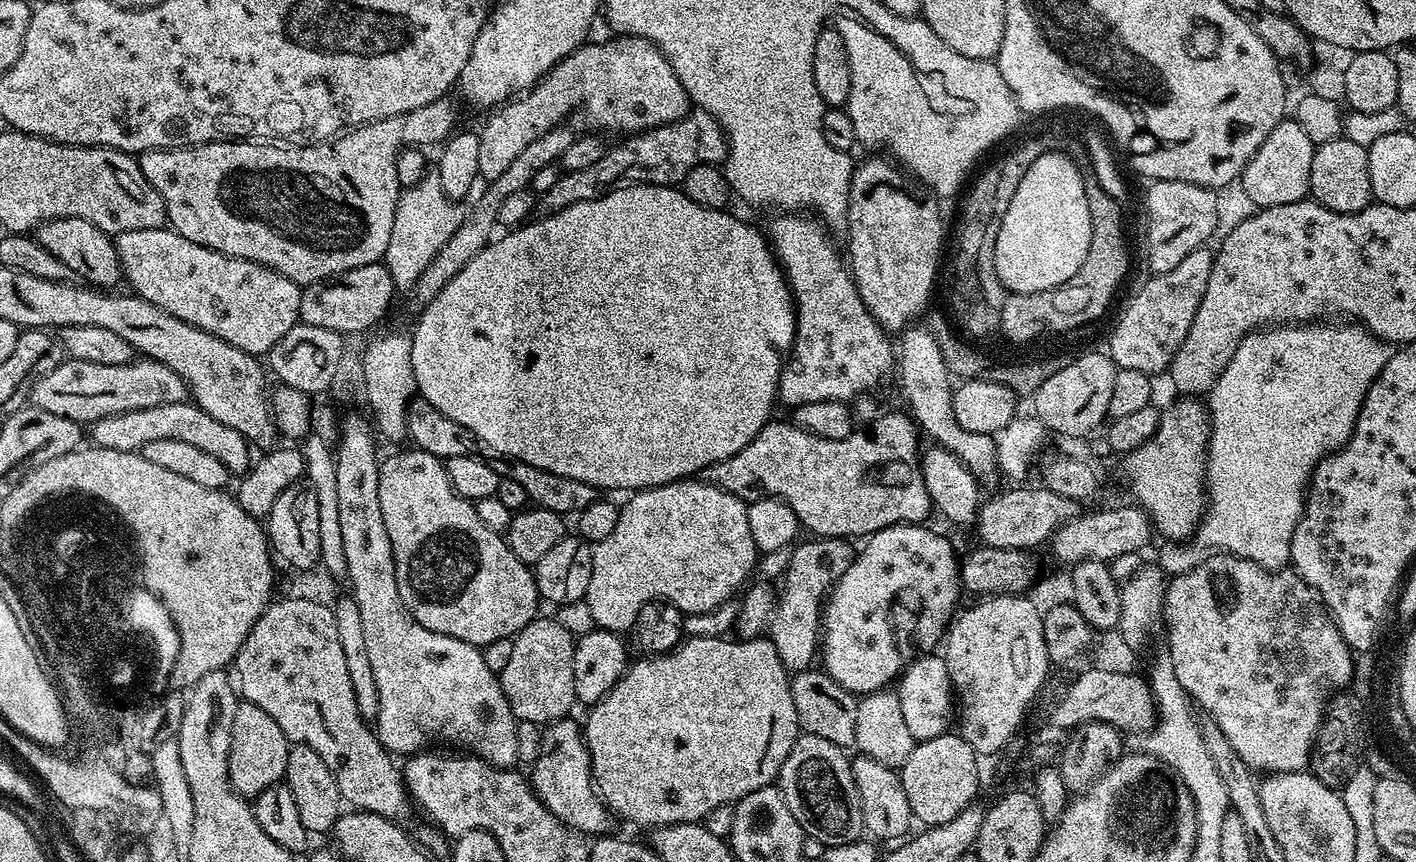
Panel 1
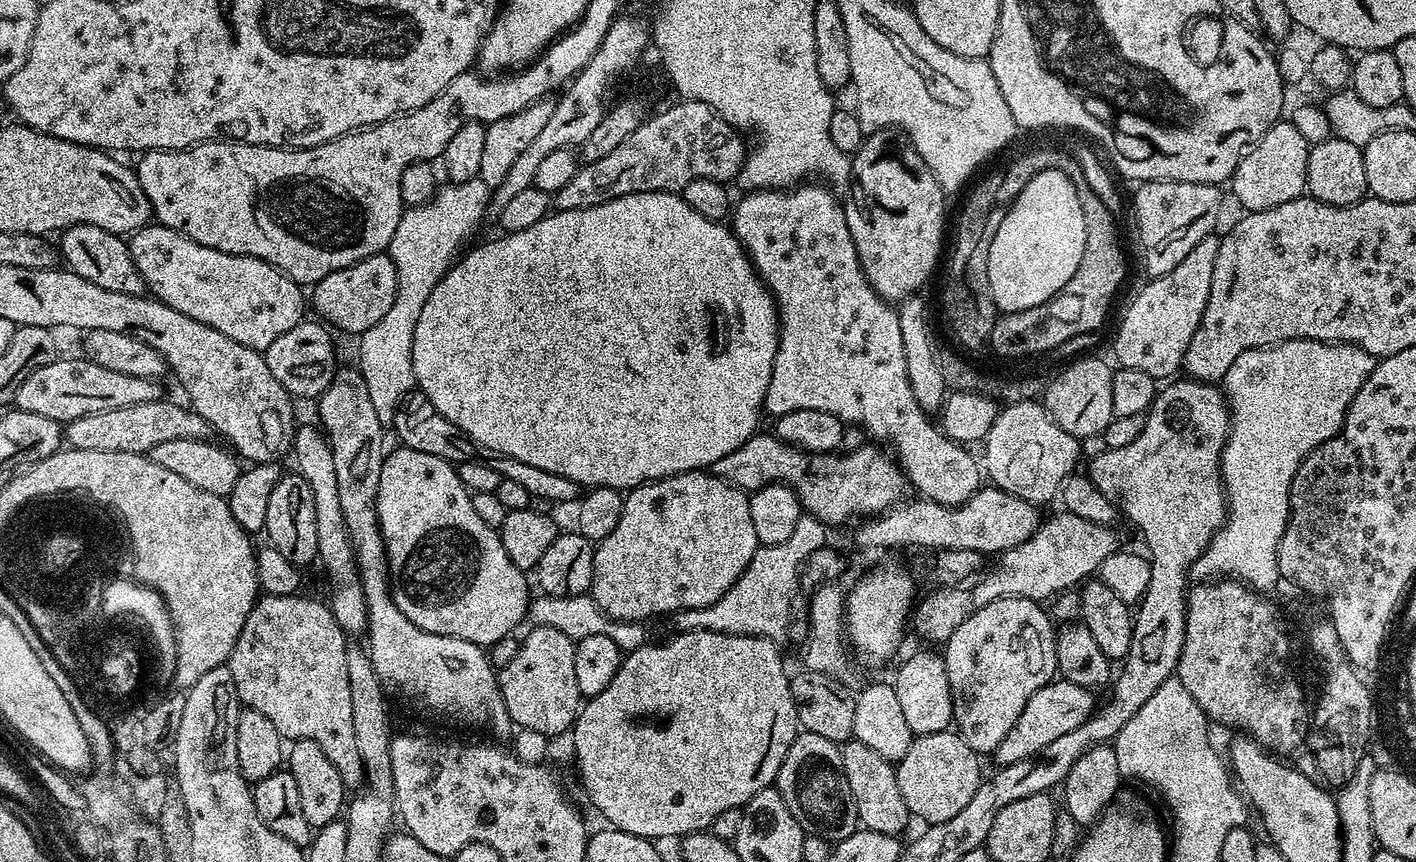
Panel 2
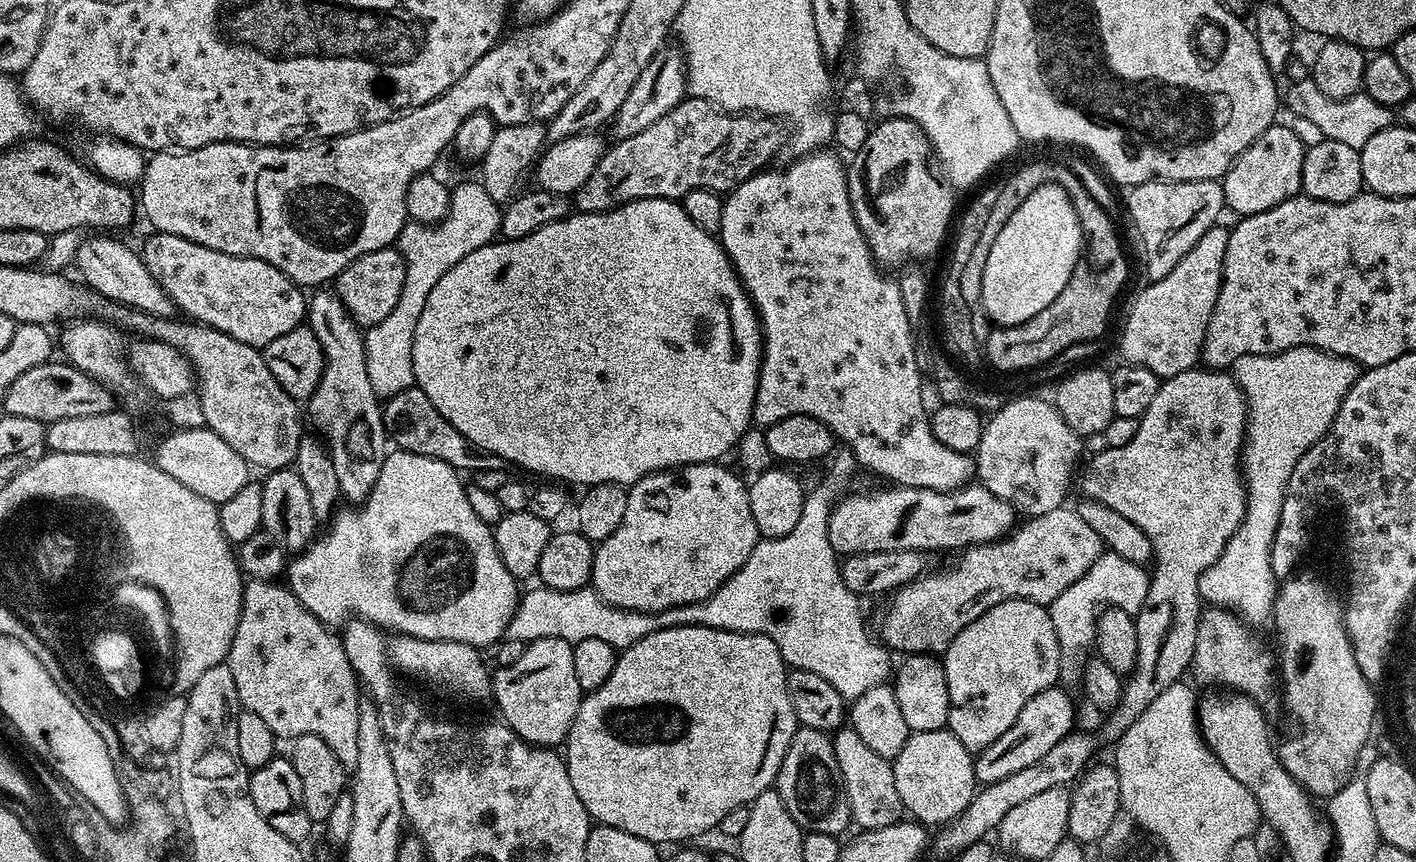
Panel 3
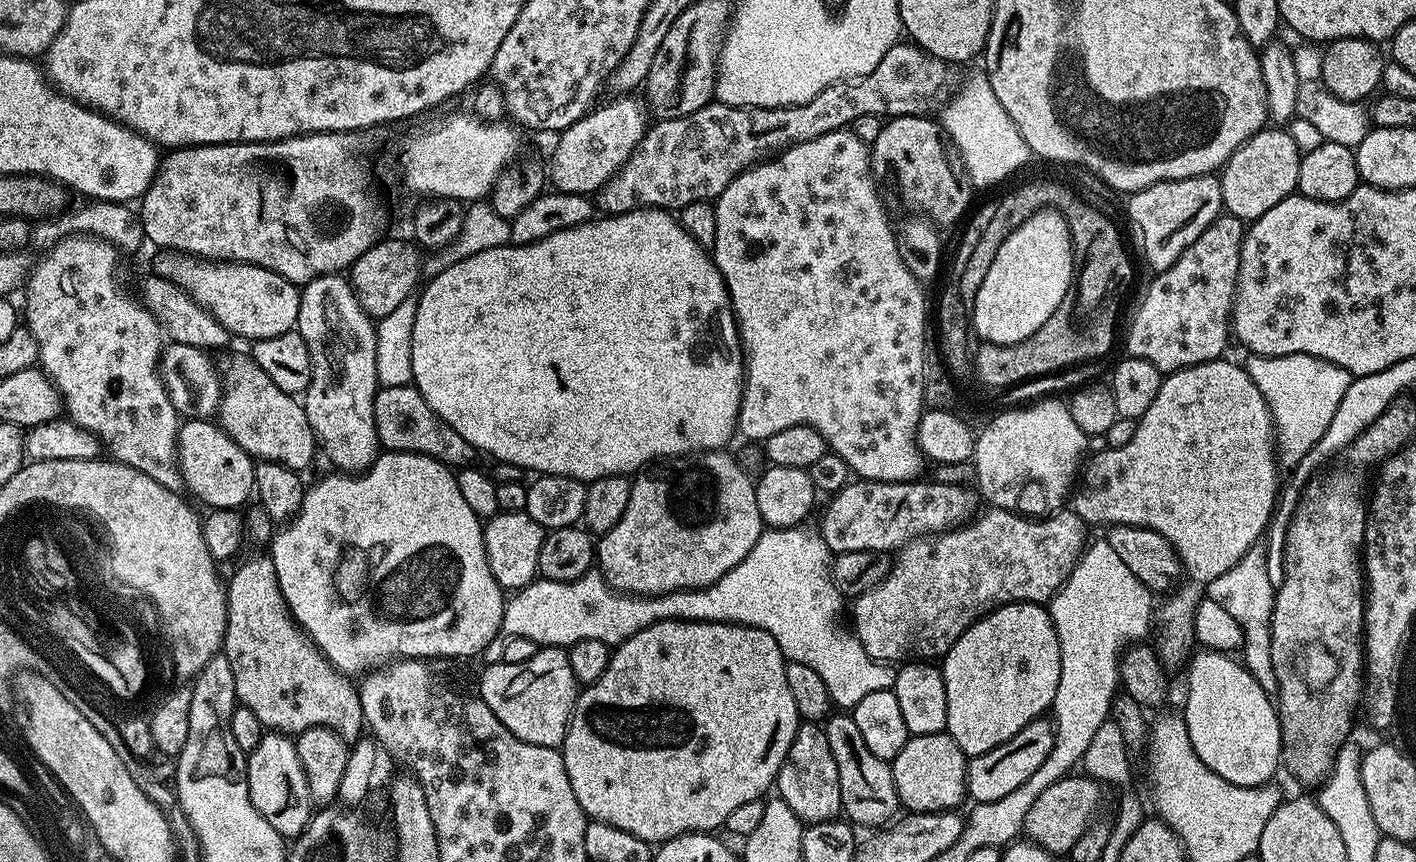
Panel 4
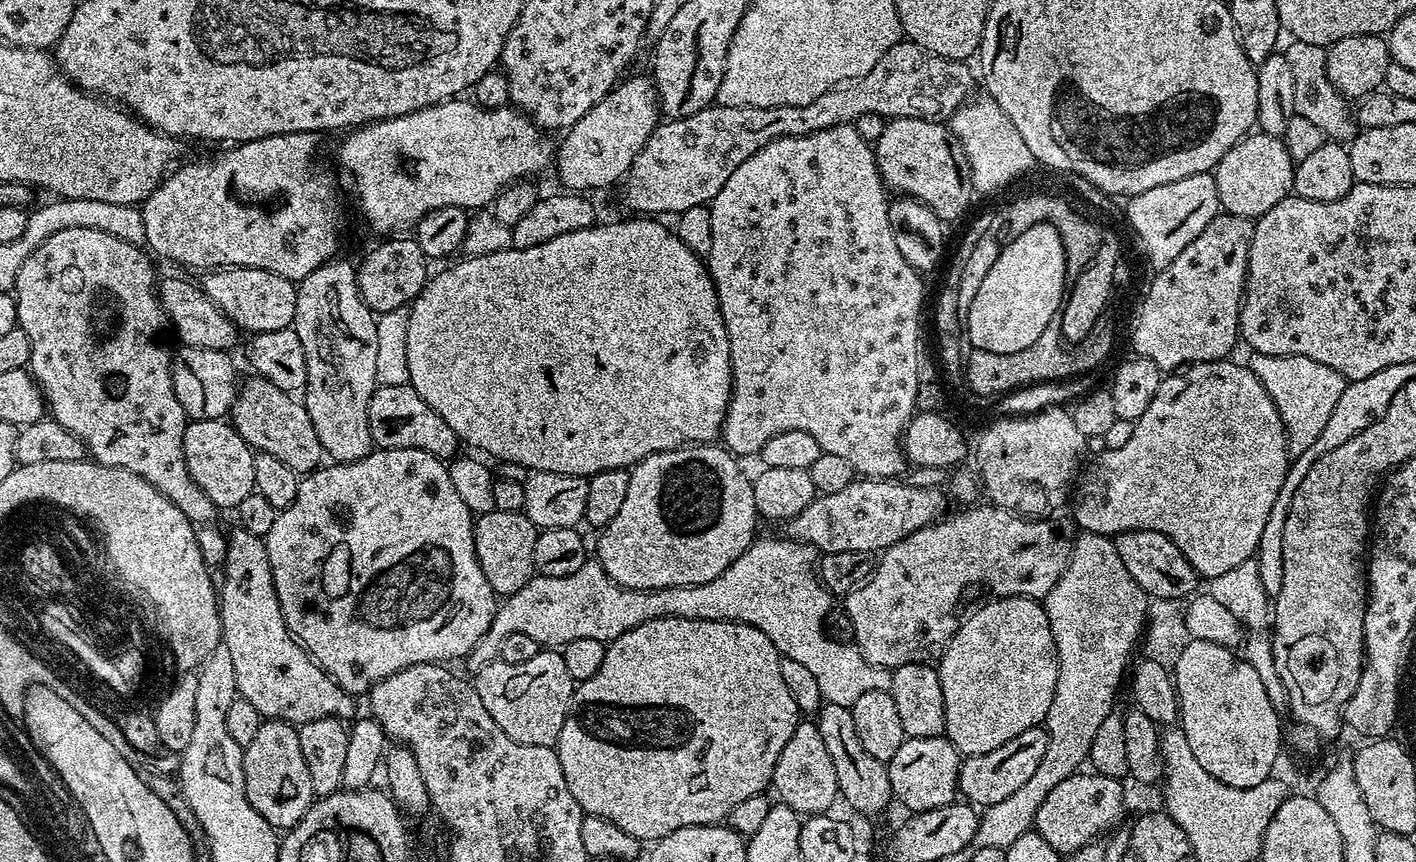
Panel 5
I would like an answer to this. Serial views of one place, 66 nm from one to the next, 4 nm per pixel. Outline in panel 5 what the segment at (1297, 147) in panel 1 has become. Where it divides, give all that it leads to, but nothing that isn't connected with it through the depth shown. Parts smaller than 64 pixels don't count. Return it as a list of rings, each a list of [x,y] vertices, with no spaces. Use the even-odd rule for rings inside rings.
[[[1253,131],[1226,150],[1226,154],[1222,154],[1216,163],[1214,175],[1221,209],[1235,216],[1259,218],[1290,195],[1295,173],[1296,164],[1281,137]]]

